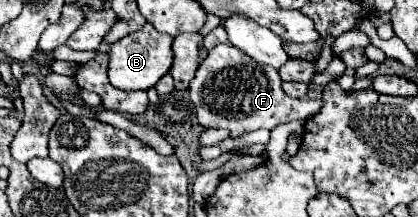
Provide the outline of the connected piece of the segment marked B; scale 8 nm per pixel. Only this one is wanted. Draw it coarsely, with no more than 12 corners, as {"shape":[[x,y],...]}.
{"shape":[[145,25],[111,47],[109,81],[147,91],[173,65],[173,37]]}

